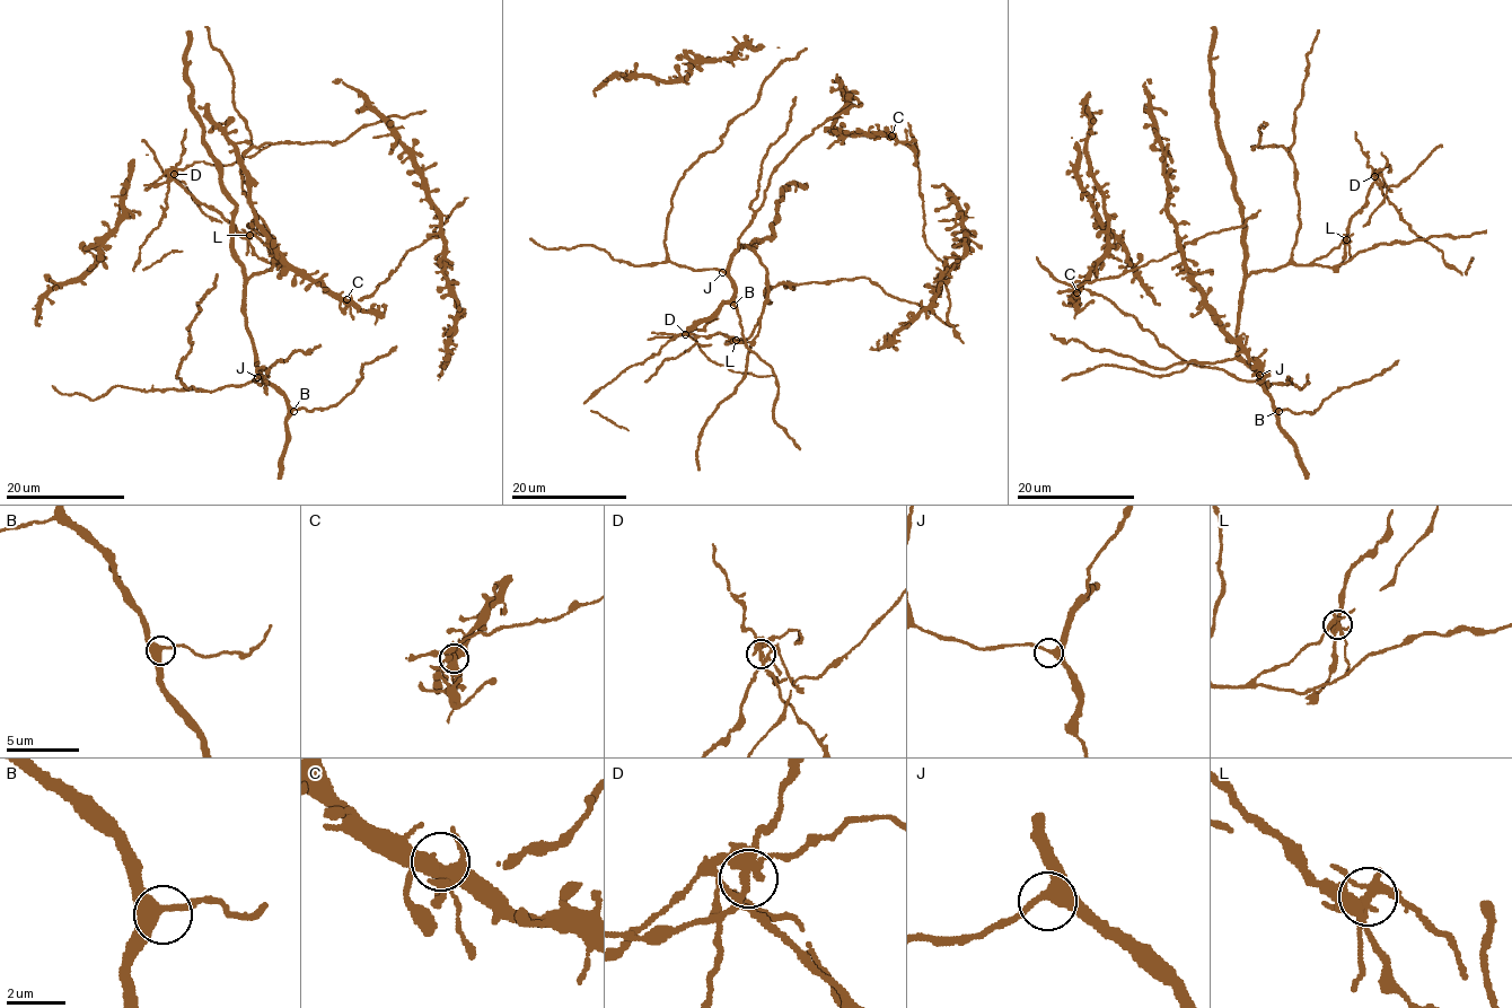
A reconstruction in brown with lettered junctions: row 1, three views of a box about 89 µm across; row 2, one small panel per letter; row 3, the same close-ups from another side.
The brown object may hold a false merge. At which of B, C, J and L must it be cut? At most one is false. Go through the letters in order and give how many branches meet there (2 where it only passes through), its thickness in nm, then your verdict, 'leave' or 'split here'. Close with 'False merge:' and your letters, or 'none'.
B: 3 branches meet; 340 nm thick; leave
C: 7 branches meet; 460 nm thick; leave
J: 3 branches meet; 340 nm thick; leave
L: 6 branches meet; 300 nm thick; split here
False merge: L

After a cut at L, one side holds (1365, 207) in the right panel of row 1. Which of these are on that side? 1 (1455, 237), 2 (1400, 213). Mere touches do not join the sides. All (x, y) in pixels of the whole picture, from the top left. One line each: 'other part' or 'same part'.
1: other part
2: same part

